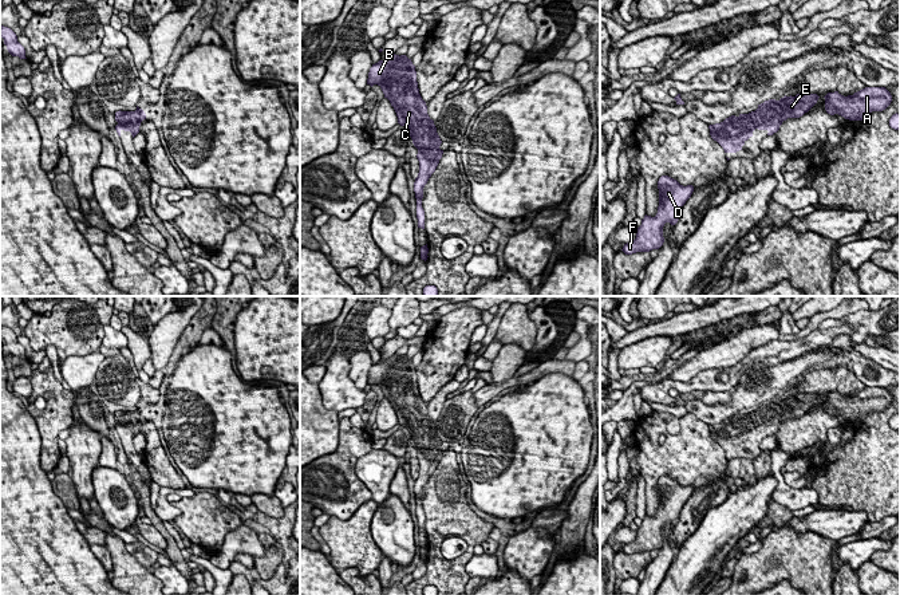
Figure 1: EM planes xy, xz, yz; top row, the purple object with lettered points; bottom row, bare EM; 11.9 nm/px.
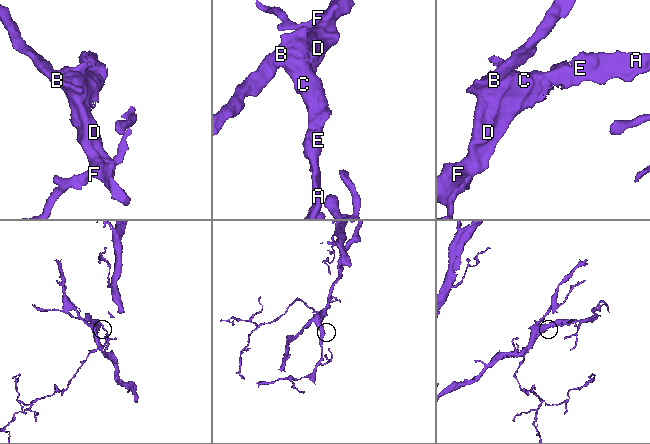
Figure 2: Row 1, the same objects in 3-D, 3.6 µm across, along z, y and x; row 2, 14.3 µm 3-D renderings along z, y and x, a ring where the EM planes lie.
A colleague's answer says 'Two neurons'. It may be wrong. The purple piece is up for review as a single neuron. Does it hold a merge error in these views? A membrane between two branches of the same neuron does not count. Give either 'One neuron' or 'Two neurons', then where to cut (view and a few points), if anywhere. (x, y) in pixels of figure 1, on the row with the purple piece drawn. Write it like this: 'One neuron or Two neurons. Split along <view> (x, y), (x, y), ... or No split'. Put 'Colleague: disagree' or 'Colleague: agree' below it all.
One neuron. No split
Colleague: disagree

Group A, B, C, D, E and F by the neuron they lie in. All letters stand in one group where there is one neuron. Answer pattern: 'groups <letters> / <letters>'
groups A B C D E F

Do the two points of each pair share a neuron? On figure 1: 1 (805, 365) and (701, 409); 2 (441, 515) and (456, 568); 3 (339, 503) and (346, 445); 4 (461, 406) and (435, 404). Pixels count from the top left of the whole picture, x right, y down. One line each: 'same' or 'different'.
1: same
2: same
3: same
4: different

